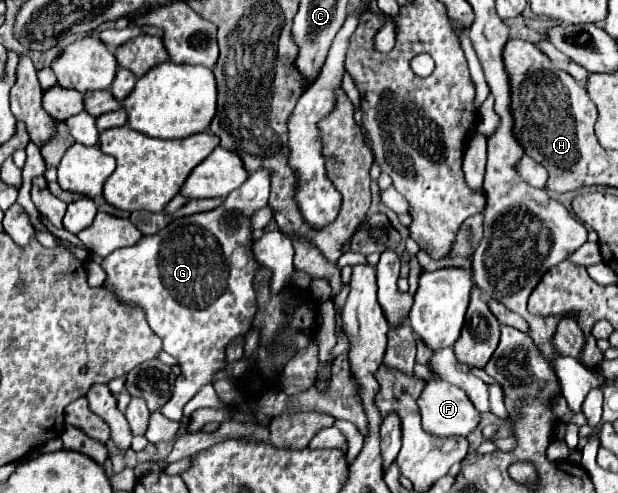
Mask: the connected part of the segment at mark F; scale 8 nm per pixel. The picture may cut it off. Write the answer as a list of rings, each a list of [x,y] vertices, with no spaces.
[[[427,380],[421,396],[417,398],[417,406],[421,410],[425,432],[433,436],[467,436],[479,422],[479,412],[473,408],[467,394],[445,380]]]

